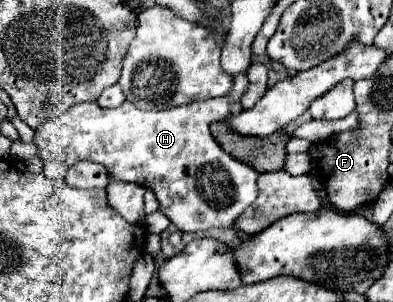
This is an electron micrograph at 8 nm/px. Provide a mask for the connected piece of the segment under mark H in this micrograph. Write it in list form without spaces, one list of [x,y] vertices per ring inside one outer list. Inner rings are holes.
[[[247,74],[234,77],[232,94],[224,98],[210,98],[170,110],[138,110],[134,104],[120,104],[118,108],[100,108],[96,102],[82,102],[58,118],[46,120],[34,130],[34,144],[38,146],[40,160],[62,160],[68,166],[80,160],[92,160],[104,164],[116,180],[132,182],[152,190],[160,202],[160,212],[166,214],[178,230],[200,232],[210,228],[234,228],[236,218],[248,208],[258,196],[258,172],[228,156],[212,138],[210,124],[228,118],[230,102],[239,102],[248,86]]]

